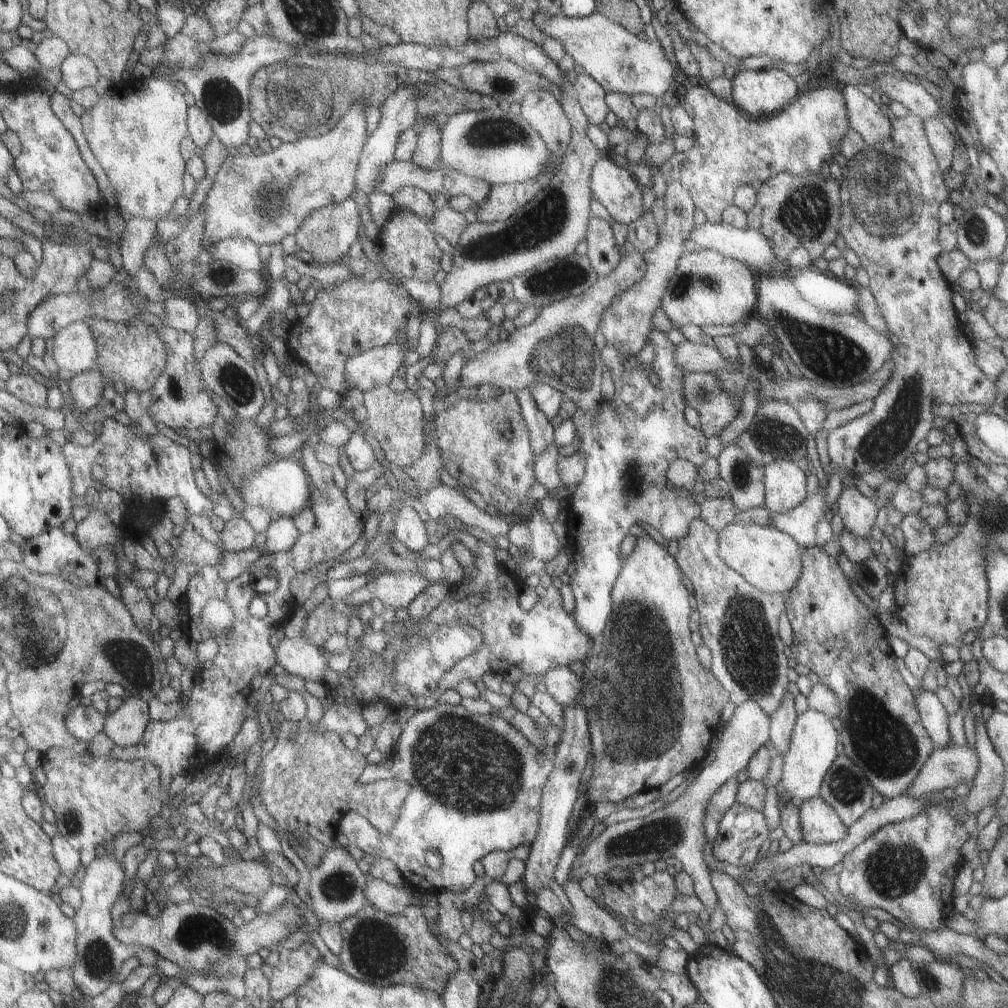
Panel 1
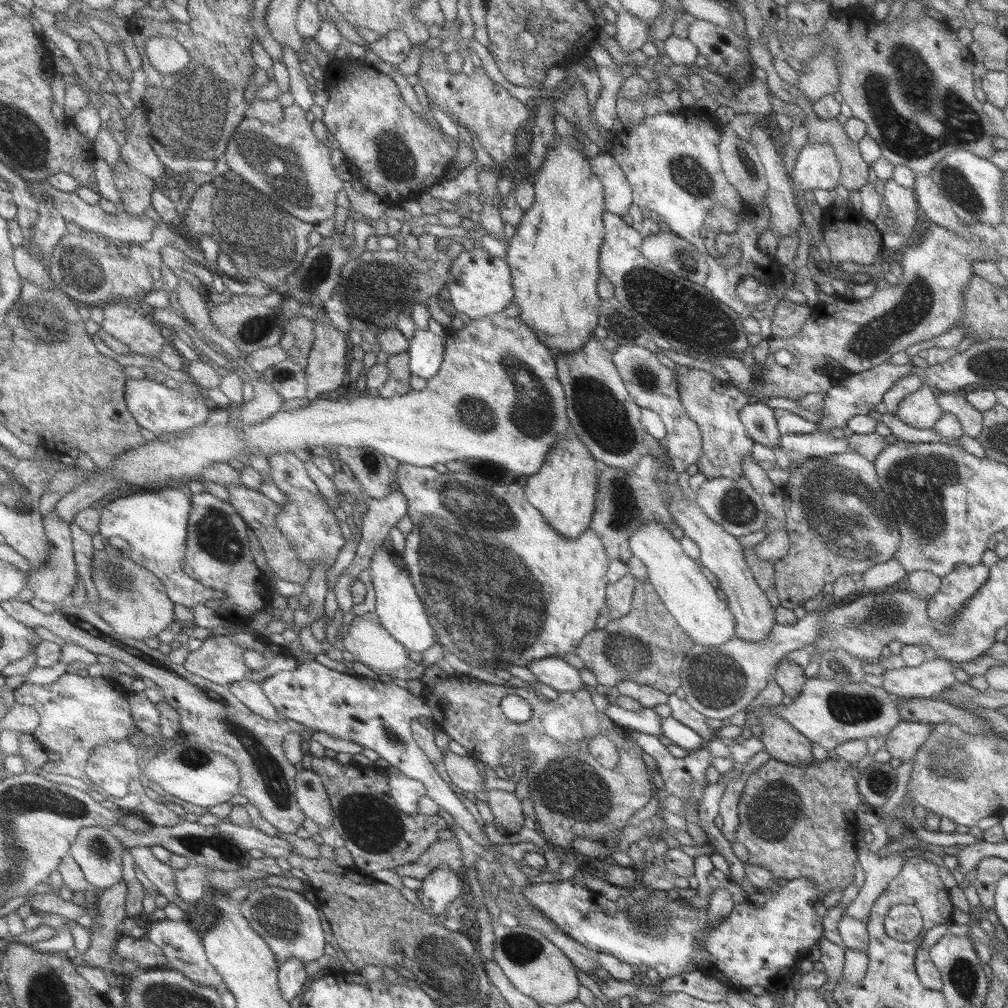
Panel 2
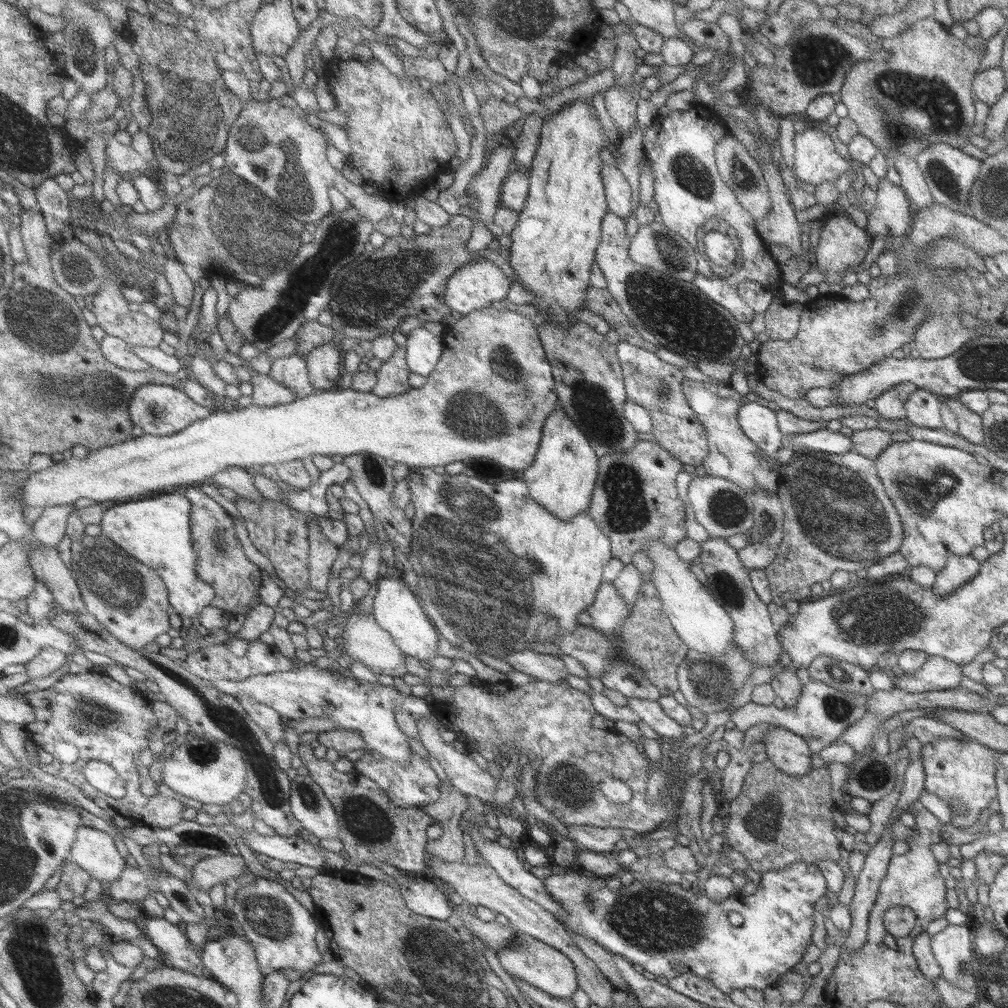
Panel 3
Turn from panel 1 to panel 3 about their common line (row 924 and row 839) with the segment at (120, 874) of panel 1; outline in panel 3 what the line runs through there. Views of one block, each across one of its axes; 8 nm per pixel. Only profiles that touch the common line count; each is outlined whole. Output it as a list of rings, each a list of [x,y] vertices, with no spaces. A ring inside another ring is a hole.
[[[88,826],[79,829],[70,860],[87,870],[96,880],[116,882],[127,869],[126,857],[118,850],[114,838]]]

